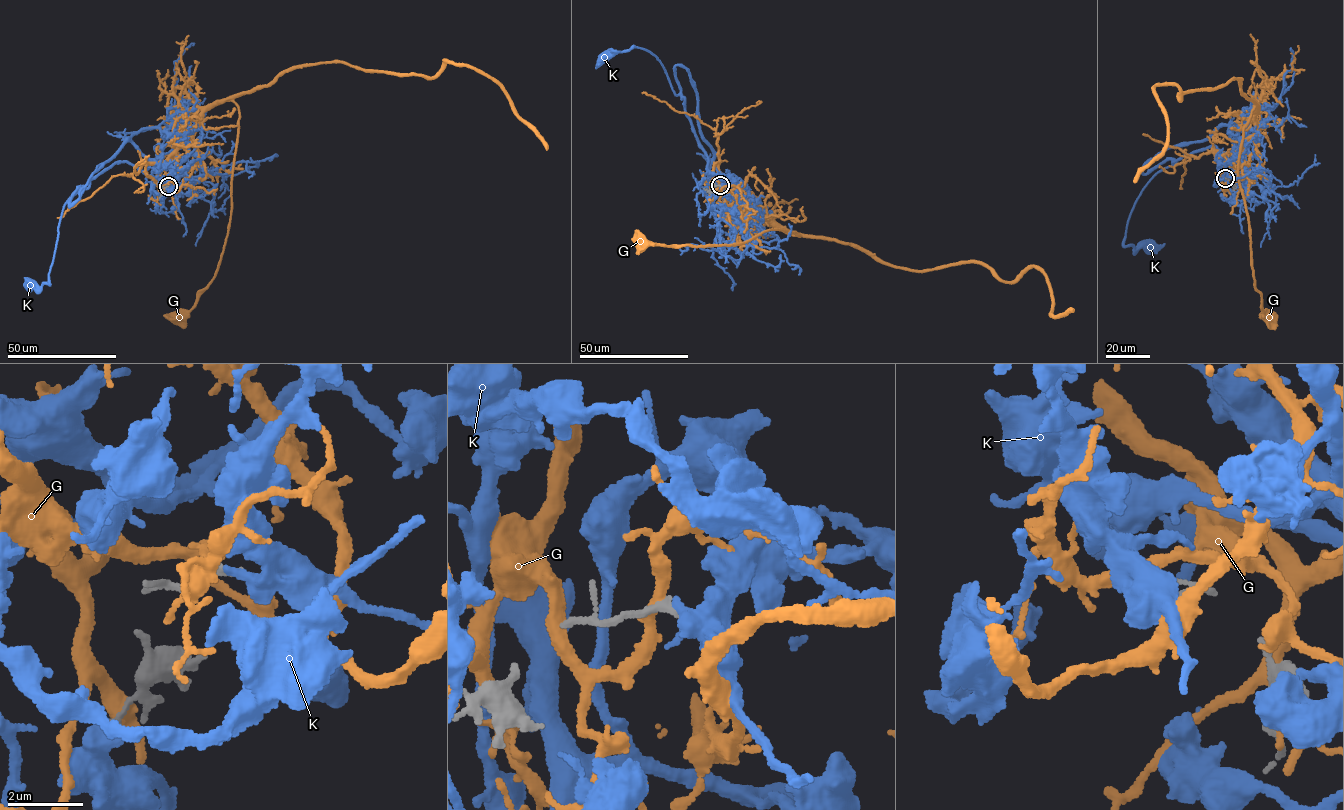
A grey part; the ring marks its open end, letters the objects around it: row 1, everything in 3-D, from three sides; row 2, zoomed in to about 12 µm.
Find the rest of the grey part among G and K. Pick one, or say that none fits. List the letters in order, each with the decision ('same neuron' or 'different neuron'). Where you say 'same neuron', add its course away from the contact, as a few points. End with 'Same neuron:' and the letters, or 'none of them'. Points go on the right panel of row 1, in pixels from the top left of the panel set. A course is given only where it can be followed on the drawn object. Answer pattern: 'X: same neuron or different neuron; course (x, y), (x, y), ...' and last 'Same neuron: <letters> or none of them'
G: different neuron
K: different neuron
Same neuron: none of them

